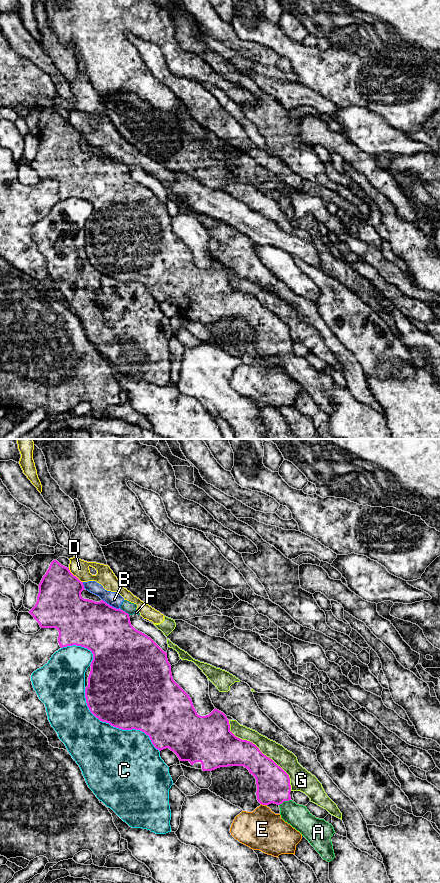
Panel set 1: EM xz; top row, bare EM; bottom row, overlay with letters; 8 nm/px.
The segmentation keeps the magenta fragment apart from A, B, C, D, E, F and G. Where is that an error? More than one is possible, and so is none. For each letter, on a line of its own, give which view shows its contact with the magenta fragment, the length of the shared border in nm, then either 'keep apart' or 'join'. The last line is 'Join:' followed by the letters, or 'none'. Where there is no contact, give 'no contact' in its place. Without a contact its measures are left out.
A: xz | 110 nm | join
B: xz | 160 nm | keep apart
C: xz | 800 nm | keep apart
D: xz | 170 nm | keep apart
E: xz | 50 nm | keep apart
F: xz | 100 nm | keep apart
G: xz | 750 nm | keep apart
Join: A

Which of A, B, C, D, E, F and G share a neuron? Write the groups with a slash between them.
A / B D F G / C / E

